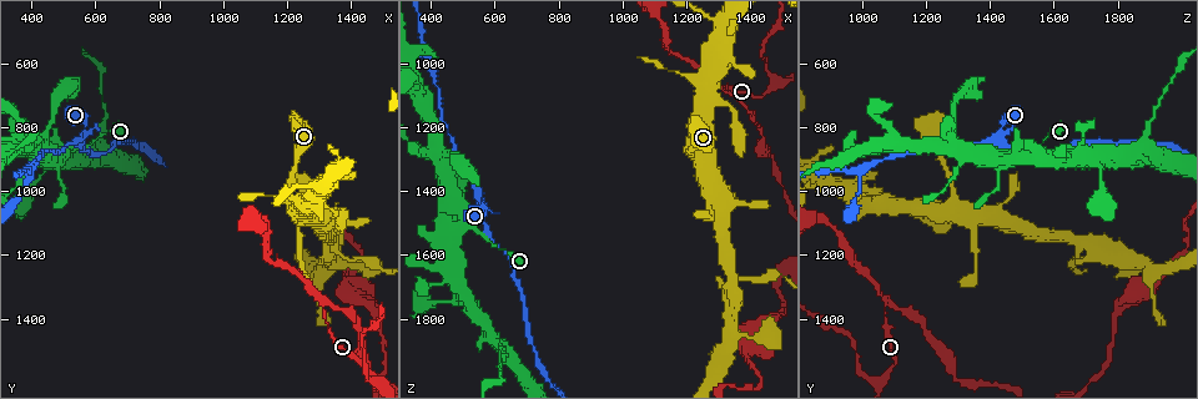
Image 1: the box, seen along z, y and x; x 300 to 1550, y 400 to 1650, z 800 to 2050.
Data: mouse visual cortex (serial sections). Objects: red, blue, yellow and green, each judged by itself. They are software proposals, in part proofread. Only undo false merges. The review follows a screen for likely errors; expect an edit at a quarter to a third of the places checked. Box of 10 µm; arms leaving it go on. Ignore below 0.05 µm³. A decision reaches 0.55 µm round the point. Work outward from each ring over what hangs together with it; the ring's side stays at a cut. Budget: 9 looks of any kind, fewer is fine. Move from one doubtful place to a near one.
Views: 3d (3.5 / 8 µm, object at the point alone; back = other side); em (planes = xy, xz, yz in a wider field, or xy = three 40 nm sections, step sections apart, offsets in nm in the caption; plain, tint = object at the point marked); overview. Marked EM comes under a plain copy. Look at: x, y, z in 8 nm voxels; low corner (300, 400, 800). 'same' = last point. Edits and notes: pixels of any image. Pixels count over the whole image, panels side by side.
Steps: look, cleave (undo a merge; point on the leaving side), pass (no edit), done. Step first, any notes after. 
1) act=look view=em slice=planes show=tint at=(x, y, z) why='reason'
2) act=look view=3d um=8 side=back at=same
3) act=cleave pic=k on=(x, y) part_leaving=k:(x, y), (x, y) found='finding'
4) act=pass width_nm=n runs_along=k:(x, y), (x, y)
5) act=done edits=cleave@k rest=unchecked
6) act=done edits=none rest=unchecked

act=look view=3d um=3.5 at=(430, 880, 1290) why='thin arm on a thick one'

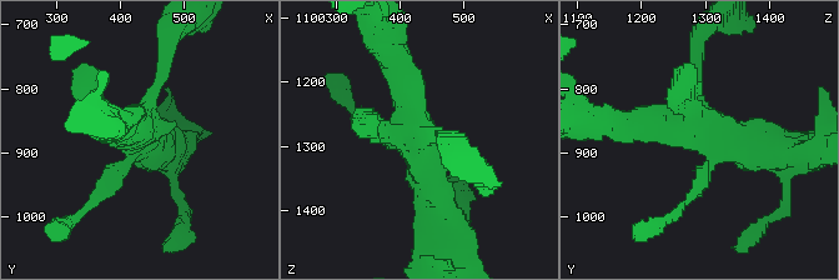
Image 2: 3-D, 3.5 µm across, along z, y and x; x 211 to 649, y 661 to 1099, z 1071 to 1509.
act=look view=em slice=planes show=tint at=(430, 870, 1290) why='need the tissue'

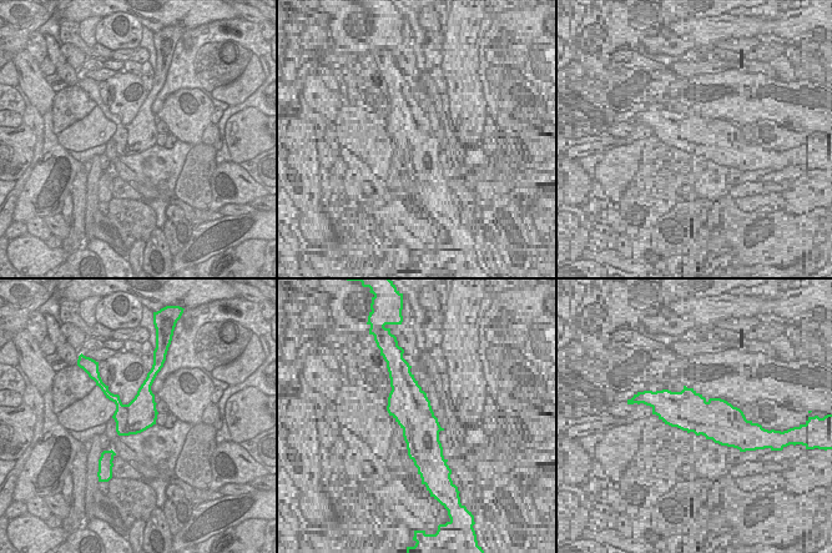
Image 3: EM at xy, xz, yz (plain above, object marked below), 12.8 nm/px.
act=pass found='all the same cell'

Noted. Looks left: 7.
act=look view=3d um=3.5 at=(400, 930, 1010) why='three-way junction'

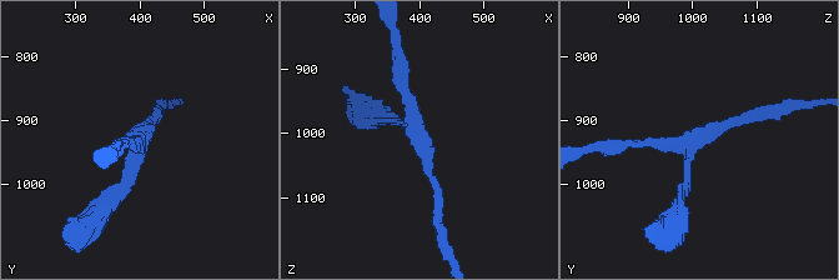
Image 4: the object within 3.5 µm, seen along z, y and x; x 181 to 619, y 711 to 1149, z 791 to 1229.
act=look view=em slice=xy step=5 show=tint at=(400, 935, 1000)

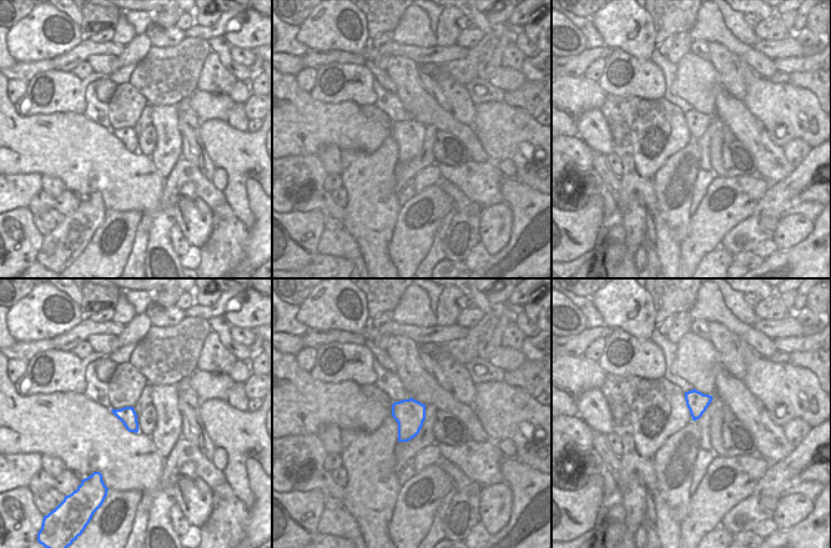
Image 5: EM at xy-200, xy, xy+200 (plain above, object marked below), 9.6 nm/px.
act=pass found='one cell here'

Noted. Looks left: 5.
act=look view=3d um=3.5 at=(1320, 1360, 1070) why='a fork'

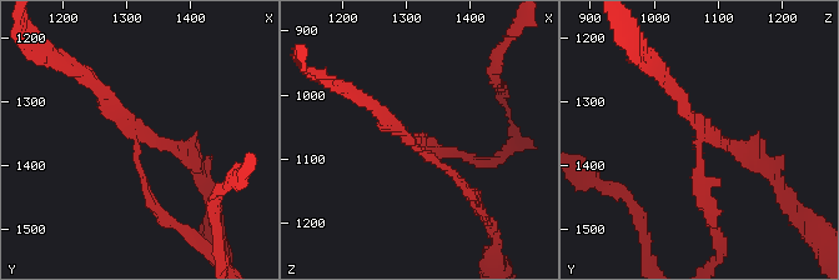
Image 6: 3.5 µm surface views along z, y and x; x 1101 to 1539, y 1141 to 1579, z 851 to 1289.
act=look view=em slice=xy step=1 show=tint at=(1315, 1360, 1070) arms=3 arm_widths_nm=150,150,200

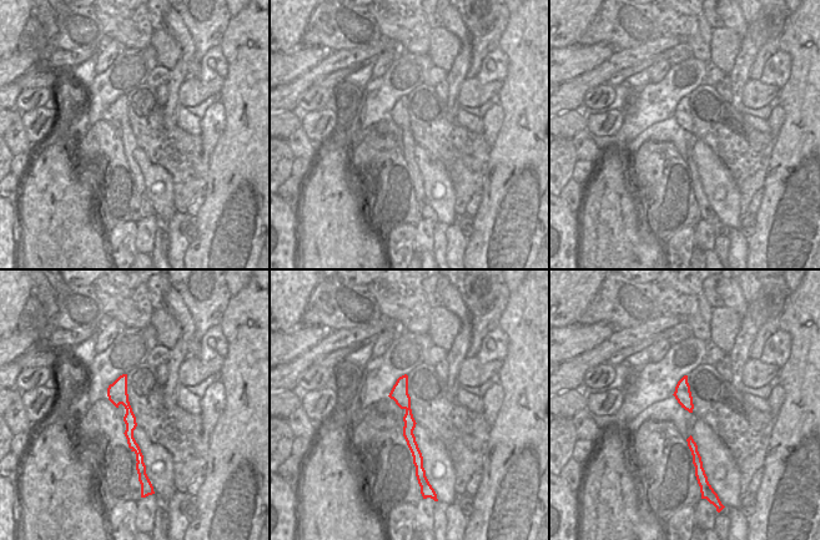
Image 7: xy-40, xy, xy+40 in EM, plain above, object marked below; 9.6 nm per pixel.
act=cleave pic=6 on=(171, 148) width_nm=170 part_leaving=6:(134, 134), (88, 76), (56, 61) found='two cells meet here'

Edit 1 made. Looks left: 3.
act=look view=3d um=3.5 at=(1340, 1160, 1690)

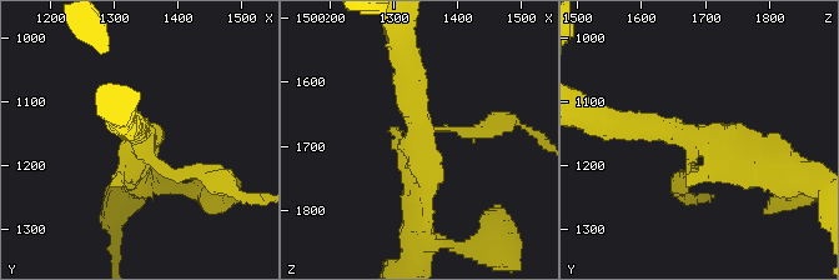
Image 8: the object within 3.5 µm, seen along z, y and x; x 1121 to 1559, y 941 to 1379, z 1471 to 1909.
act=look view=em slice=xy step=1 show=tint at=(1340, 1165, 1685) why='now the EM'

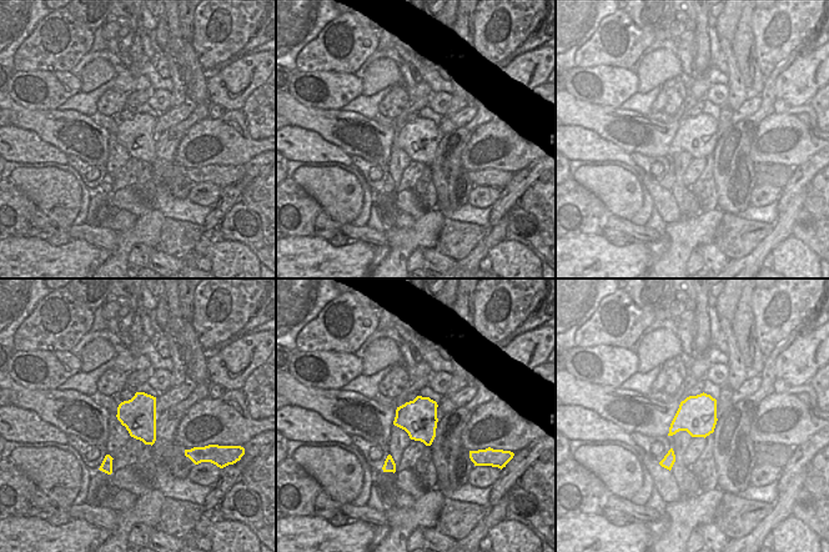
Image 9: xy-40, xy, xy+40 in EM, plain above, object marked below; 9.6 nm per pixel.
act=look view=em slice=xy step=5 show=tint at=same

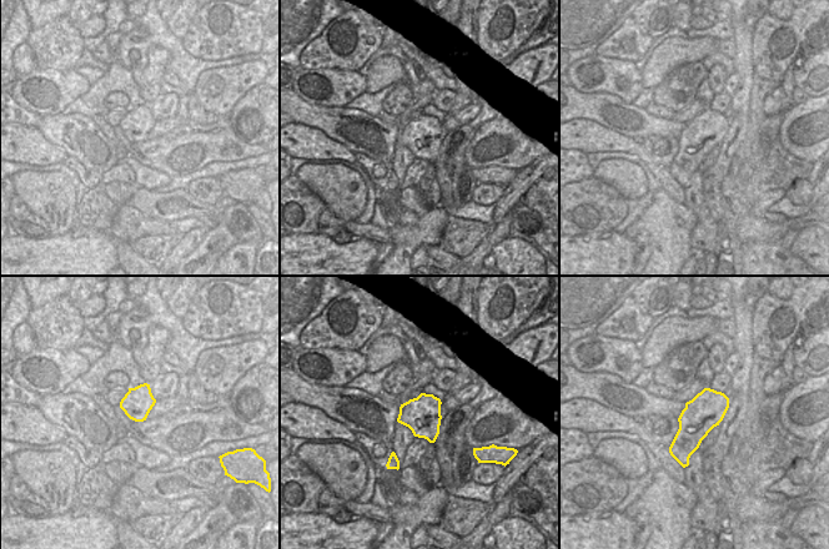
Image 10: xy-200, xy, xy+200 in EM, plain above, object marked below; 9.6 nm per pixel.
act=pass runs_along=8:(621, 128), (774, 170) found='one cell here'

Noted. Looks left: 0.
act=done edits=cleave@6 rest=unchecked

